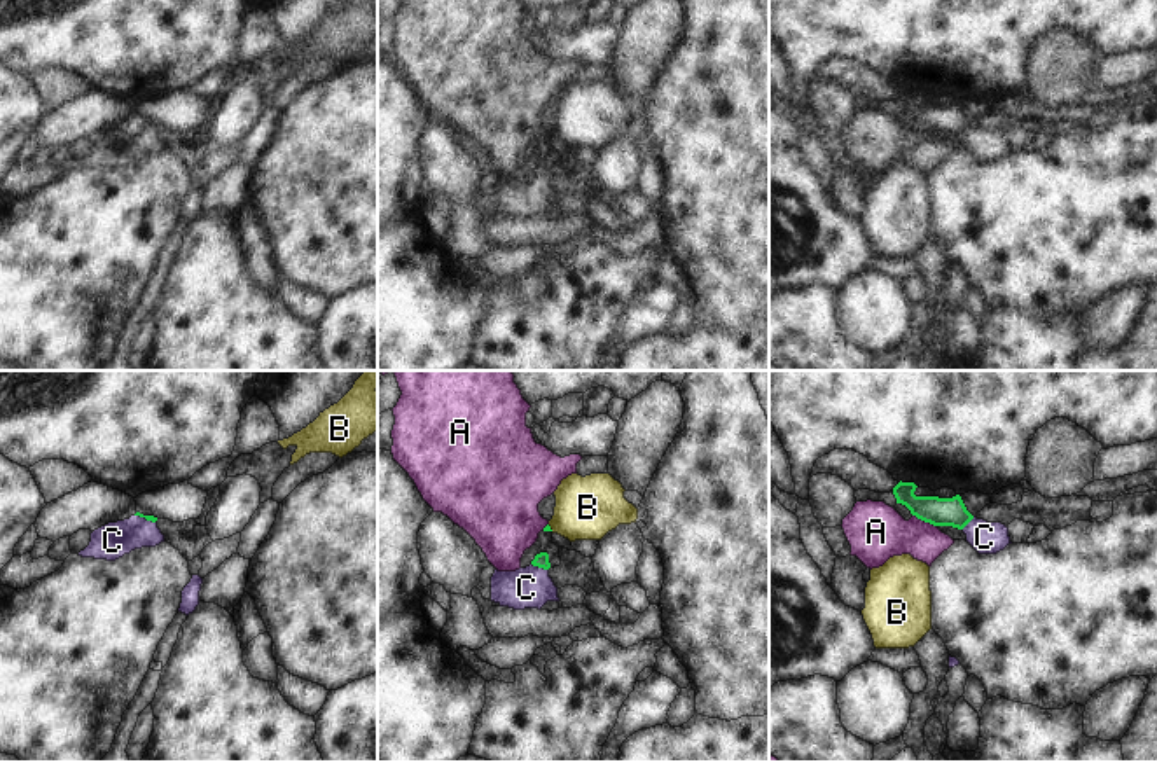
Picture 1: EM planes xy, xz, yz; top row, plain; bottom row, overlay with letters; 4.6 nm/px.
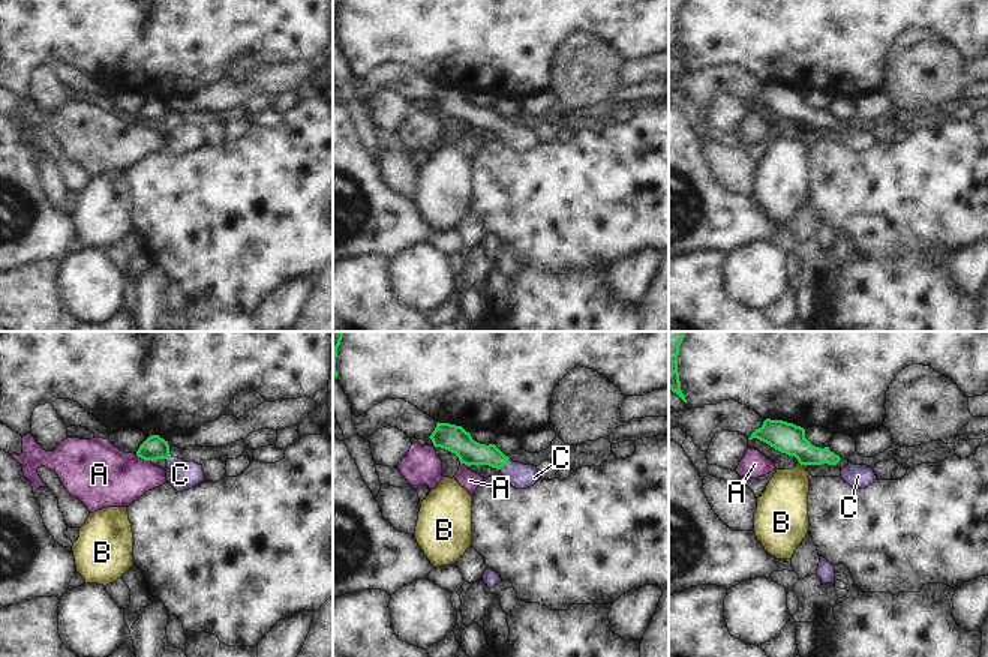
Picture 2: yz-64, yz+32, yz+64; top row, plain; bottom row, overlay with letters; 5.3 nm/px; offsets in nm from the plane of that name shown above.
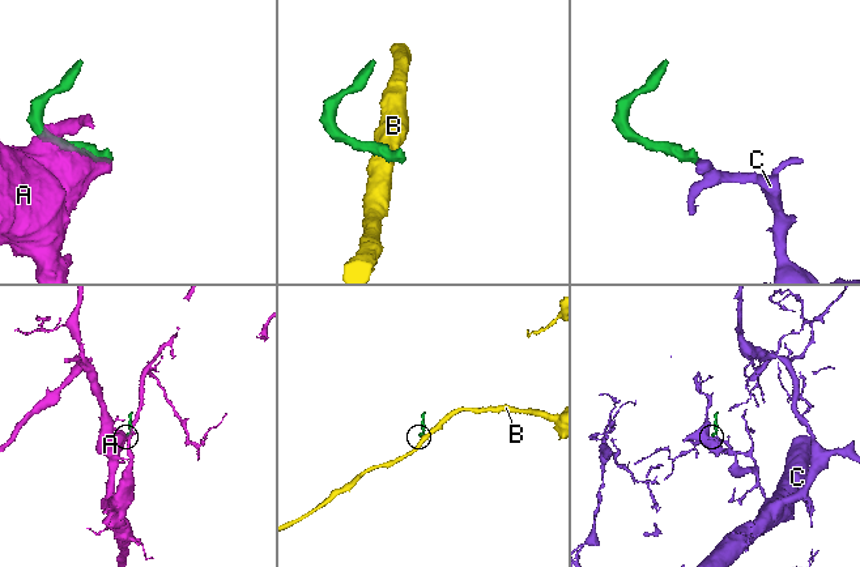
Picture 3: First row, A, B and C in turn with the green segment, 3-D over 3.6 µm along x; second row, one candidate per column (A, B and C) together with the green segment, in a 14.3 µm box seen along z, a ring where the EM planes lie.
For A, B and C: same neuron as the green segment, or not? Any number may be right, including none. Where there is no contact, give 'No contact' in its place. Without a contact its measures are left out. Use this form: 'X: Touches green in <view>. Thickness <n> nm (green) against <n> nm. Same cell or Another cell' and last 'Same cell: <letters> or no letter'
A: Touches green in yz. Thickness 130 nm (green) against 280 nm. Another cell
B: Touches green in xz. Thickness 30 nm (green) against 280 nm. Another cell
C: Touches green in xz. Thickness 70 nm (green) against 190 nm. Same cell
Same cell: C.

